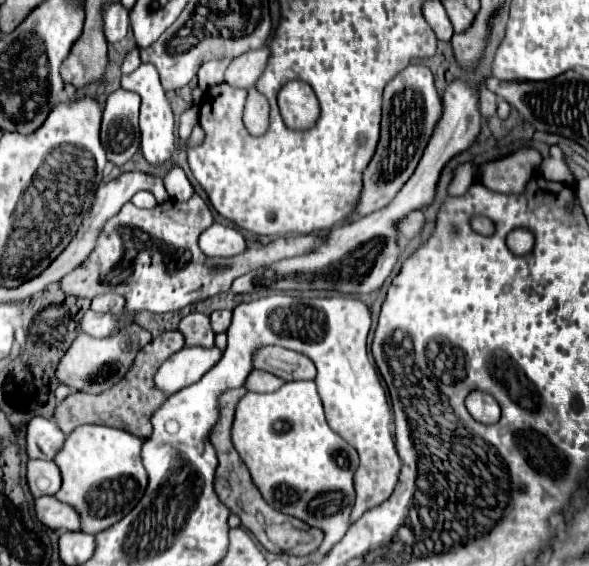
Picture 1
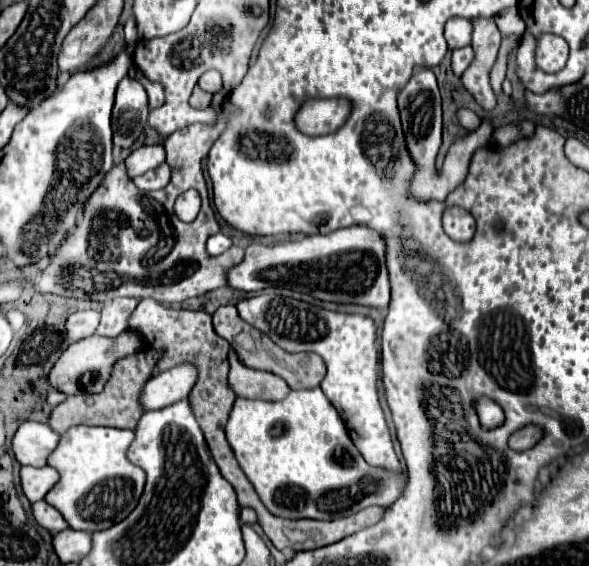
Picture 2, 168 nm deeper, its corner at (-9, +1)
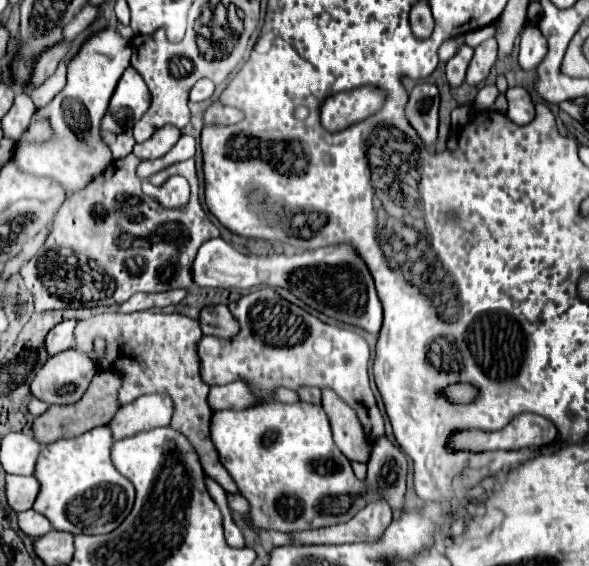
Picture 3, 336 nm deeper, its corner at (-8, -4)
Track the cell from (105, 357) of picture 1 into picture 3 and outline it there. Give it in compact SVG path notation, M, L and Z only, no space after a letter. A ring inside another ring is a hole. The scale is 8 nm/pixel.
M70 348L48 358L32 380L30 390L48 404L74 404L84 396L96 372L96 364L86 352Z

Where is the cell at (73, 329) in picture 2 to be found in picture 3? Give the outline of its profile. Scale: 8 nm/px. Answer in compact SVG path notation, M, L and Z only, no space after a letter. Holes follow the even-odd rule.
M66 320L54 326L46 336L46 350L48 354L58 354L62 350L68 350L74 346L74 328L76 320Z

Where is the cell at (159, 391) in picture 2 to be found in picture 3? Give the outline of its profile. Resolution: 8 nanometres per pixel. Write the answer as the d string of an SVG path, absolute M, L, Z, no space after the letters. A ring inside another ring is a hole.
M166 392L144 394L118 410L114 420L110 422L112 434L116 440L120 440L126 436L134 436L142 430L168 426L172 408L172 400L166 396Z

